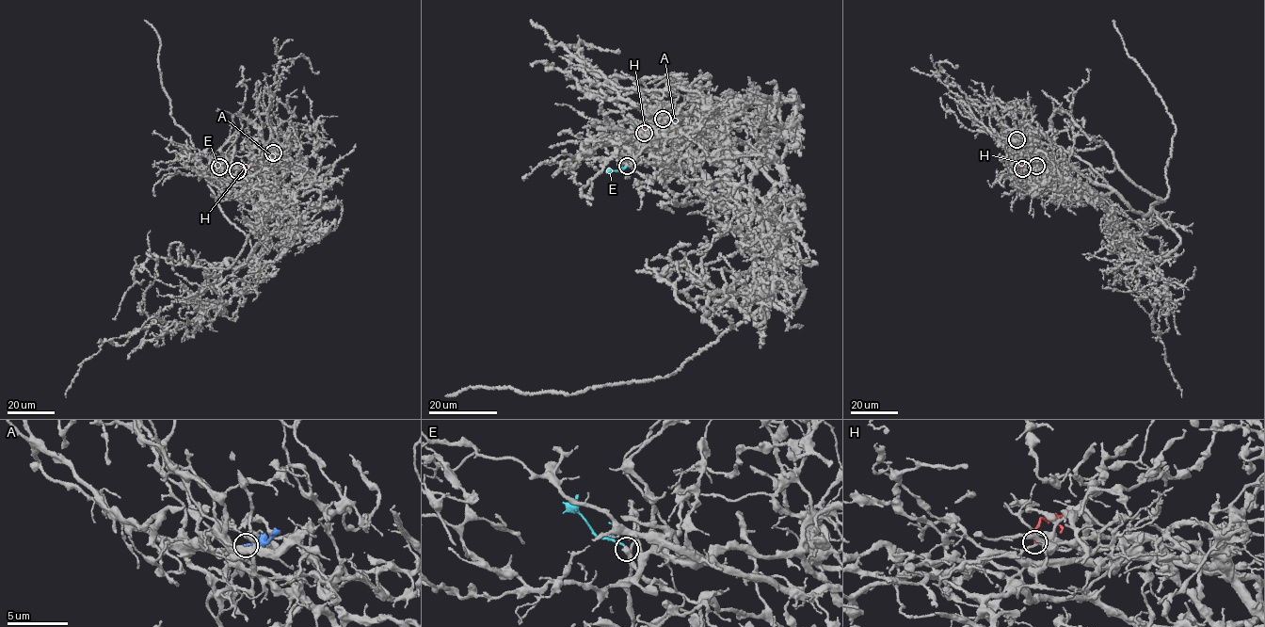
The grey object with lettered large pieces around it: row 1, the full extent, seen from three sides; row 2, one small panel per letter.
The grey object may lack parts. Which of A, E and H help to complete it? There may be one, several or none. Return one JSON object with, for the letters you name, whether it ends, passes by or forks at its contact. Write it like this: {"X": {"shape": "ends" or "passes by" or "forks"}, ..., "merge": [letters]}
{"A": {"shape": "ends"}, "merge": ["A"]}

